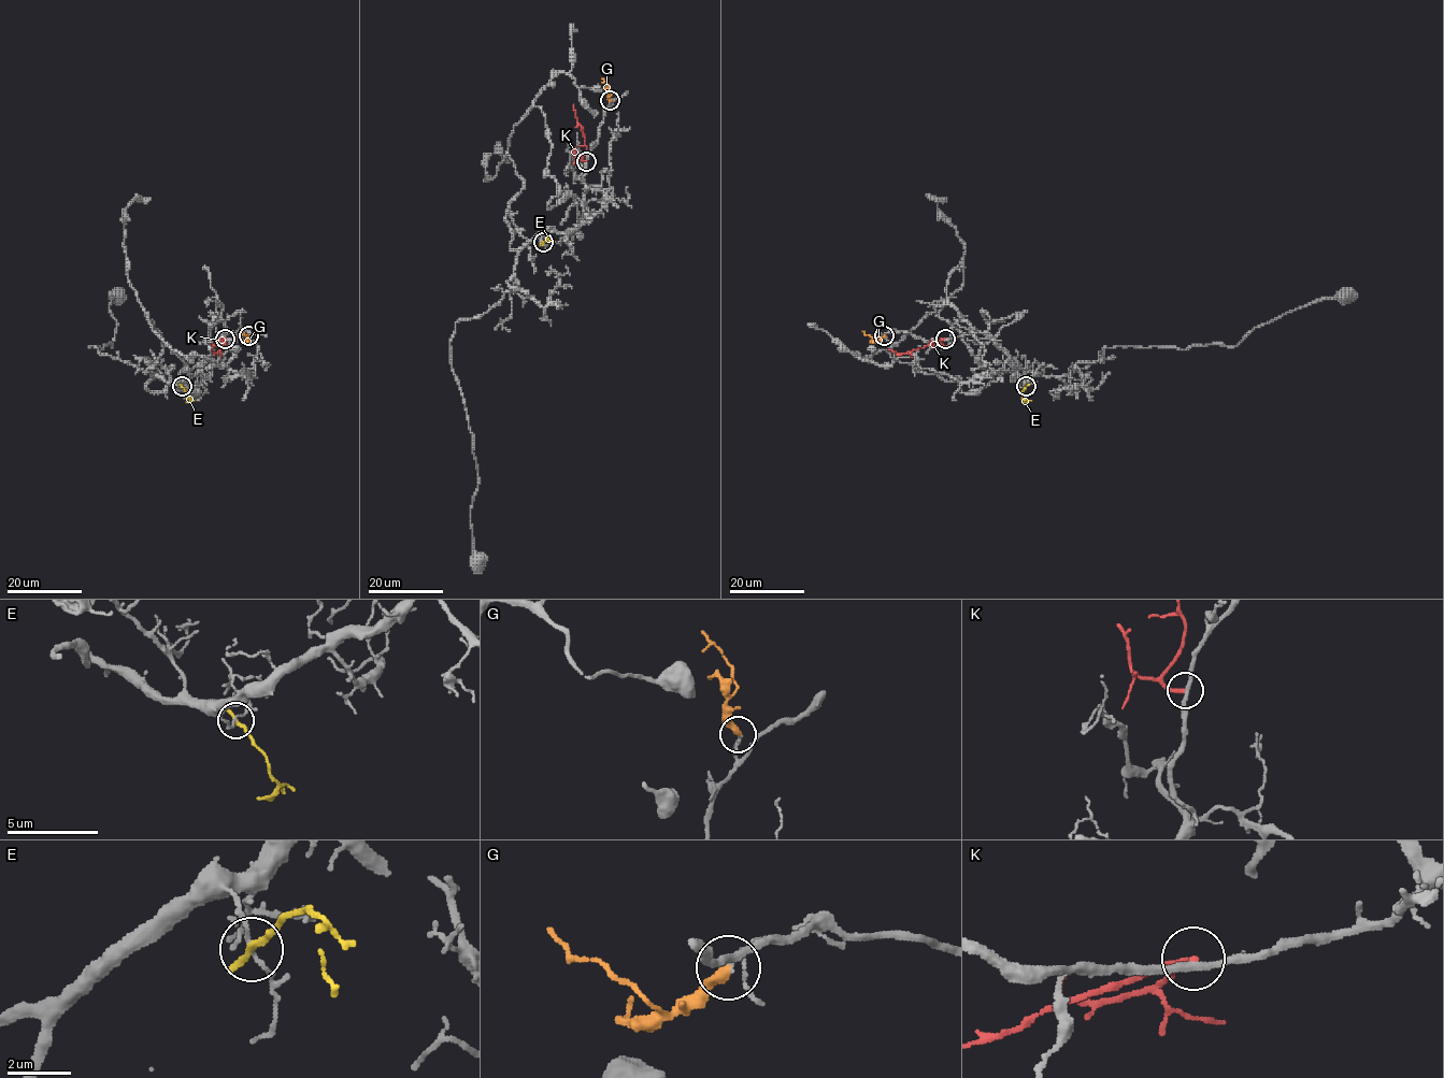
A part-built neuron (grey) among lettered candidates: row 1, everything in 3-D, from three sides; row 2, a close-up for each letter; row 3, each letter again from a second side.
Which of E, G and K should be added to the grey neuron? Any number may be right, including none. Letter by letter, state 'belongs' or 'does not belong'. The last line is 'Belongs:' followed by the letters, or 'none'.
E: does not belong
G: belongs
K: does not belong
Belongs: G

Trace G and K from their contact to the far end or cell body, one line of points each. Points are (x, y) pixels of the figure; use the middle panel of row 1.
G: (610, 99), (609, 85), (602, 78)
K: (586, 161), (582, 158), (586, 145), (574, 105)

